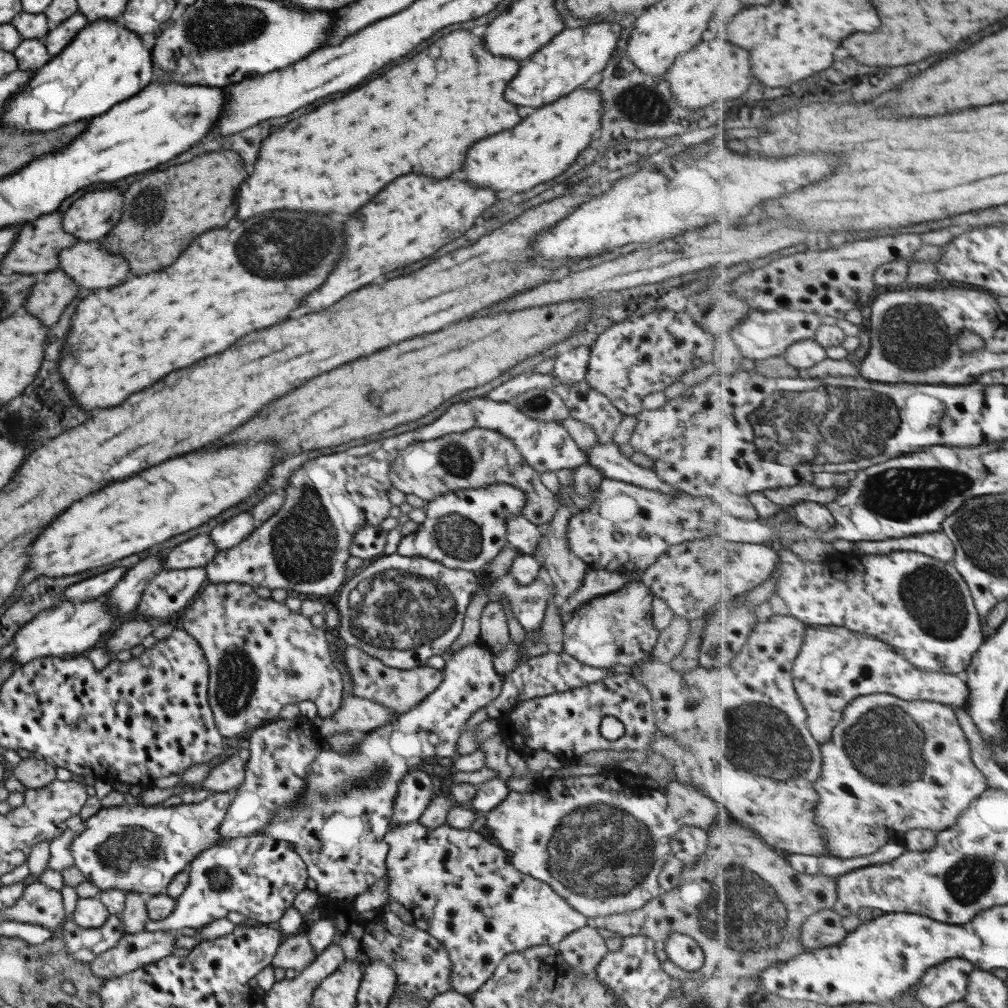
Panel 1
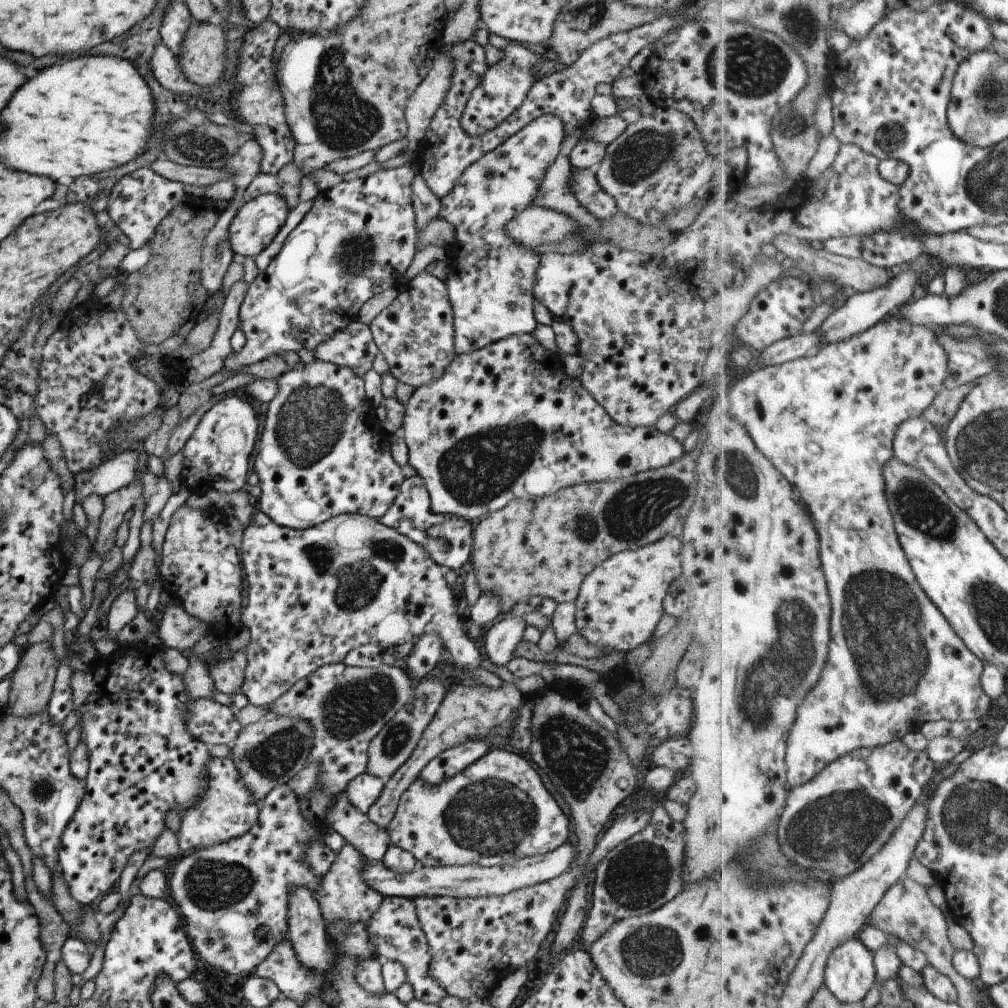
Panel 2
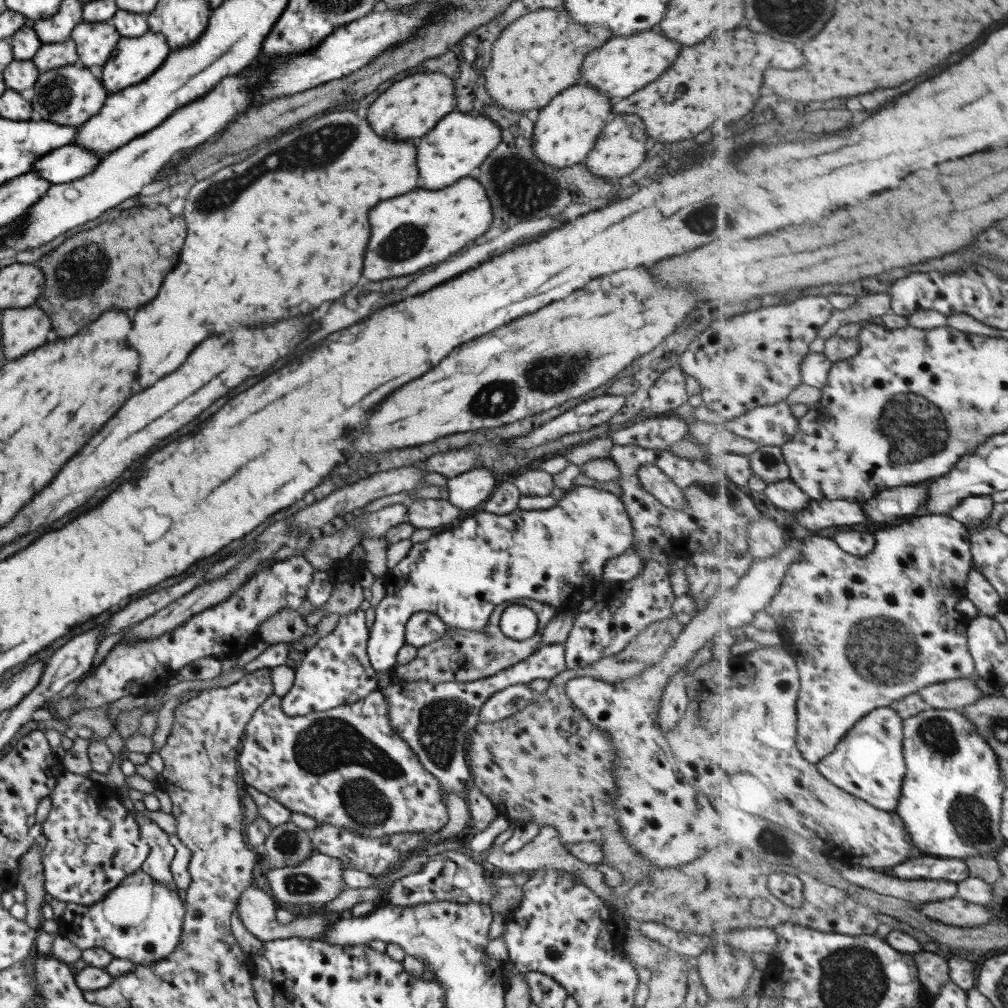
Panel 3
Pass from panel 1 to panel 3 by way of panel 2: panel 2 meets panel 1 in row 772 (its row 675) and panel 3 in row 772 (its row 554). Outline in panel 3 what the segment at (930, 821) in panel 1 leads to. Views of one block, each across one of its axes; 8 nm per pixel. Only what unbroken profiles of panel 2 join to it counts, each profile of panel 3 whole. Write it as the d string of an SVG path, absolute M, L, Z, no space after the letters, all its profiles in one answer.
M891 707L872 710L847 733L835 752L819 764L821 774L833 784L881 810L897 813L908 773L904 750L904 718Z

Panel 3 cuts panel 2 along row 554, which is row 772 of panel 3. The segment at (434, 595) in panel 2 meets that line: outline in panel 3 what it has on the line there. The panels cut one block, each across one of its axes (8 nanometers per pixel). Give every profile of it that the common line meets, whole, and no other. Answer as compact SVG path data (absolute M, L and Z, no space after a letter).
M378 690L369 692L357 702L348 705L331 707L326 711L310 712L294 717L286 715L280 708L280 697L271 694L253 711L250 720L245 725L244 736L236 756L236 764L241 770L241 778L245 785L252 786L263 794L269 795L288 808L290 812L301 812L305 816L311 816L320 825L329 824L333 827L356 832L361 836L379 837L398 832L422 832L427 835L438 832L448 821L447 807L438 780L423 768L409 745L389 726L388 704L384 695Z

